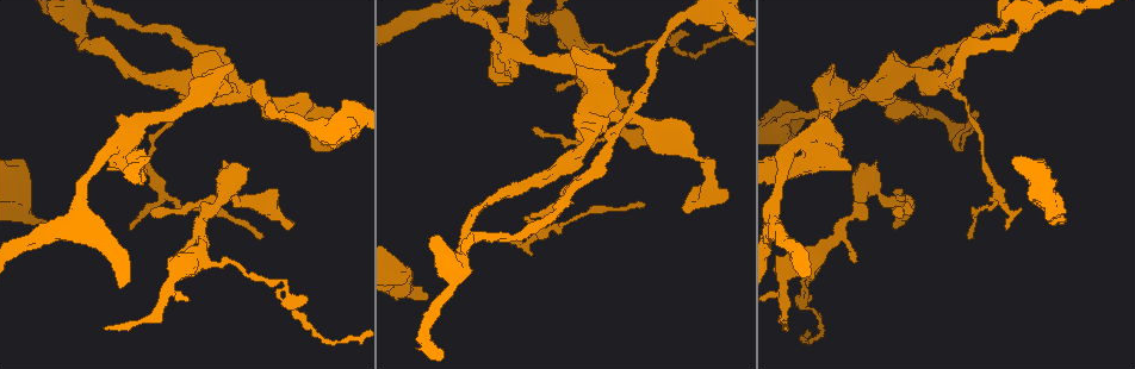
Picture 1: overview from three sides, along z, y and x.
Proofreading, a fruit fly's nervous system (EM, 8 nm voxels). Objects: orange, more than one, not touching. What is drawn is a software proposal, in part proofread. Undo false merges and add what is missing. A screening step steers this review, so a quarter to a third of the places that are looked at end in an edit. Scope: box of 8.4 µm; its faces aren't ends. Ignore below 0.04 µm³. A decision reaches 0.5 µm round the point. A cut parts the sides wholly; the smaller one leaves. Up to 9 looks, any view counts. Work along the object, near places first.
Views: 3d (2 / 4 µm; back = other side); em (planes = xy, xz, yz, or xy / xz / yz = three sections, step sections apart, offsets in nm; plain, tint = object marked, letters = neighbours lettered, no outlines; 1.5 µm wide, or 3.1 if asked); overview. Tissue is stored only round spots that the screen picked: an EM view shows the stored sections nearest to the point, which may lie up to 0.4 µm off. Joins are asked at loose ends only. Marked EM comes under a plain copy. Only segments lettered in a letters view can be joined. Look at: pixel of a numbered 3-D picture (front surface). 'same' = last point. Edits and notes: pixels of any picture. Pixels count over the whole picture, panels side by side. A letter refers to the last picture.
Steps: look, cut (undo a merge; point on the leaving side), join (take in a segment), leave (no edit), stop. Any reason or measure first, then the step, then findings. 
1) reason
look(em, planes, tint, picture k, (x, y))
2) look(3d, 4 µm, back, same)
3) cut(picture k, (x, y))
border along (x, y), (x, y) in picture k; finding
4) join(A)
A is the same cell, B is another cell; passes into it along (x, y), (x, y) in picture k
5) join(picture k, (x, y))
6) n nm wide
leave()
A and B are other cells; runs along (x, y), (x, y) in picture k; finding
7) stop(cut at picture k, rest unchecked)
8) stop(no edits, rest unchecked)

sharp bend
look(3d, 2 µm, picture 1, (778, 290))

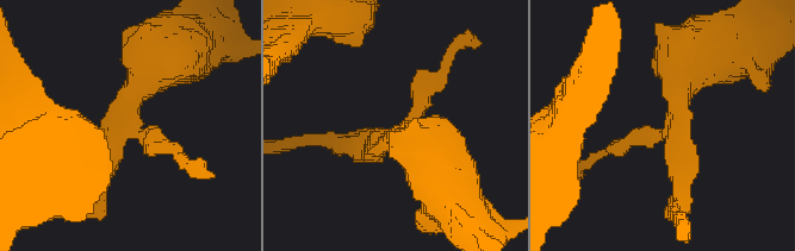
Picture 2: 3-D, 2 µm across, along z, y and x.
now the EM
look(em, xz, step 4, tint, picture 2, (133, 126))

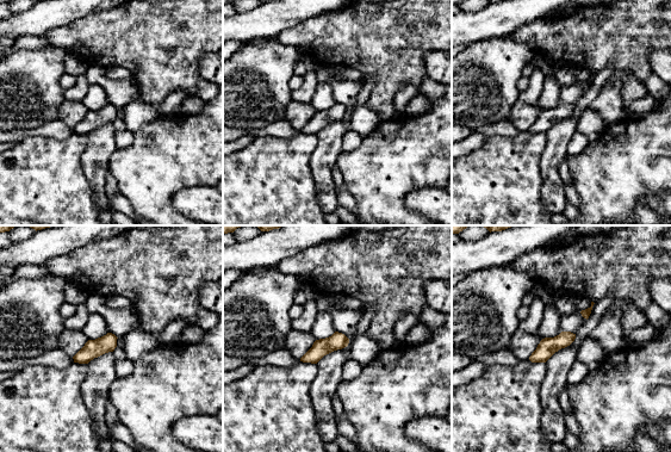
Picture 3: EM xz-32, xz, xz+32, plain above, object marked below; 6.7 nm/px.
look(em, planes, letters, same)

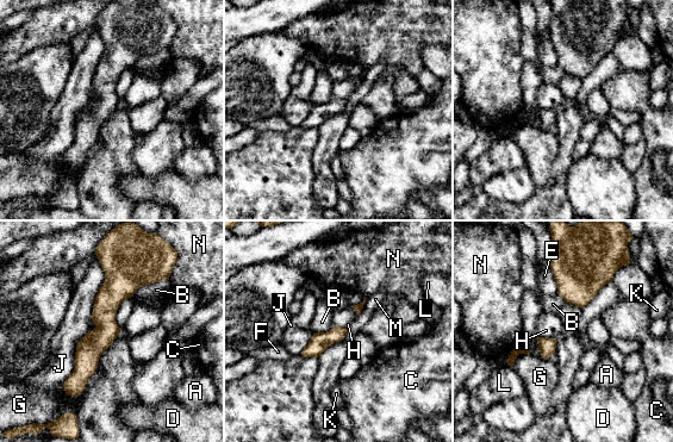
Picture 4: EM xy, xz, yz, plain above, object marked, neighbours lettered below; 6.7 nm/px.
J touches over 440 nm
leave()
A, B, C, D, E, F, G, H, J, K, L, M and N are other cells; border along (538, 336), (554, 338) in picture 4; continuous, no second neuron

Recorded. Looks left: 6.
sharp bend
look(3d, 2 µm, picture 1, (808, 142))

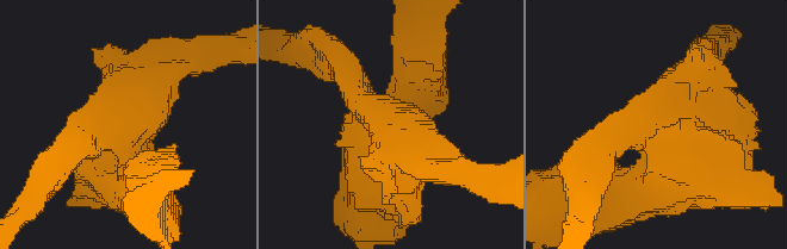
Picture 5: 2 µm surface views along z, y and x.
4 arms
look(em, planes, letters, picture 5, (664, 121))

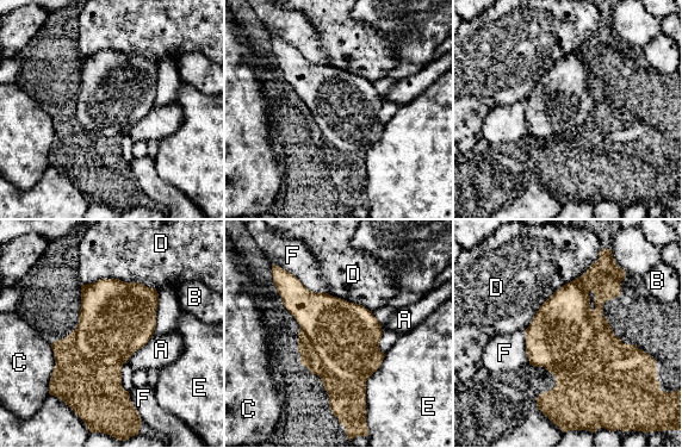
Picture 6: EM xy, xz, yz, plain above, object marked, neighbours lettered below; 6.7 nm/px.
500 nm wide
leave()
A, B, C, D, E and F are other cells; border along (154, 334), (126, 360) in picture 6; all the same neuron

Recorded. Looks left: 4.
narrows sharply
look(em, xz, step 8, tint, picture 1, (850, 217))

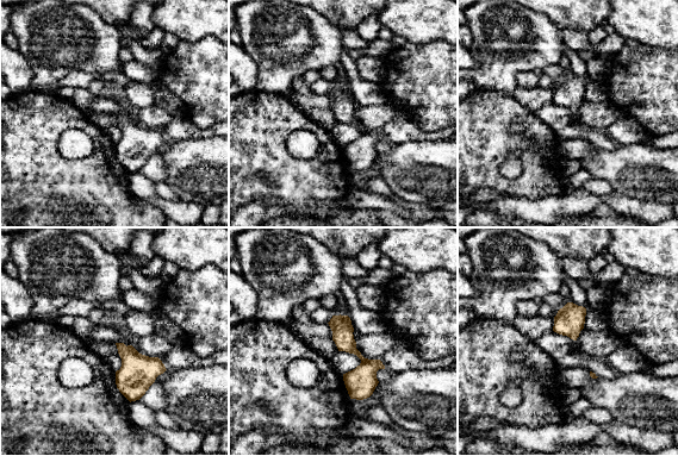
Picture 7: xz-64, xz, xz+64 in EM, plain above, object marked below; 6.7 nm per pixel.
cut it another way
look(em, yz, step 8, letters, same)

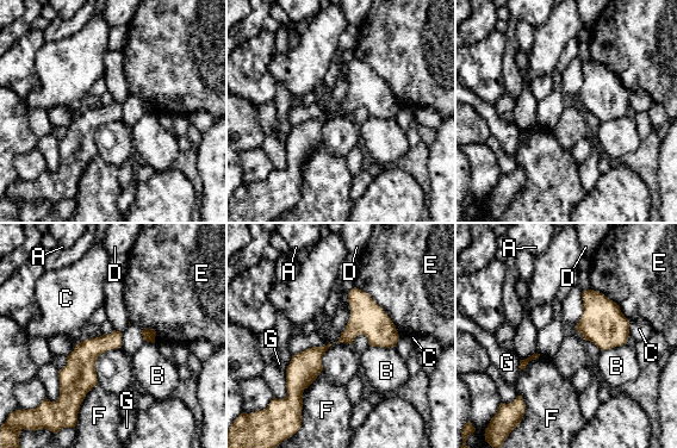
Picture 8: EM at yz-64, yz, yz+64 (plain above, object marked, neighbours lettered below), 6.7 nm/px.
E touches over 440 nm
leave()
A, B, C, D, E, F and G are other cells; all the same neuron

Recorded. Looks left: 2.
look(em, xy, step 8, letters, picture 1, (683, 209))

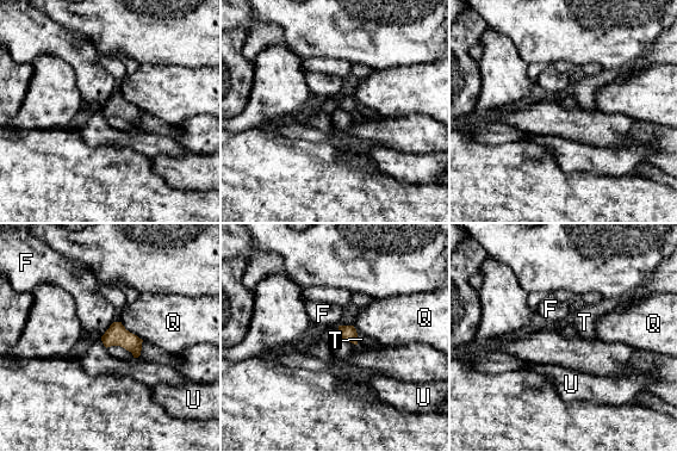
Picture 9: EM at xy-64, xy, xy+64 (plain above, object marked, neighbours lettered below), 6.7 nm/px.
another direction
look(em, planes, letters, same)

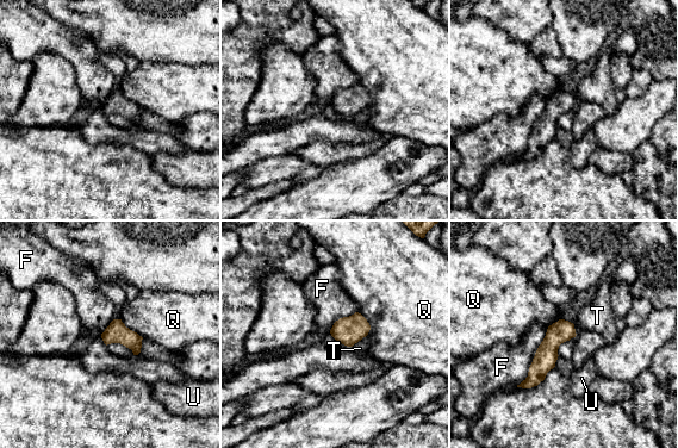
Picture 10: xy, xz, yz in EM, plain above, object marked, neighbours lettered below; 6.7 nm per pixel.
150 nm wide; F touches over 460 nm
leave()
F, Q, T and U are other cells; none of them fits

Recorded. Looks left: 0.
stop(no edits, rest unchecked)

